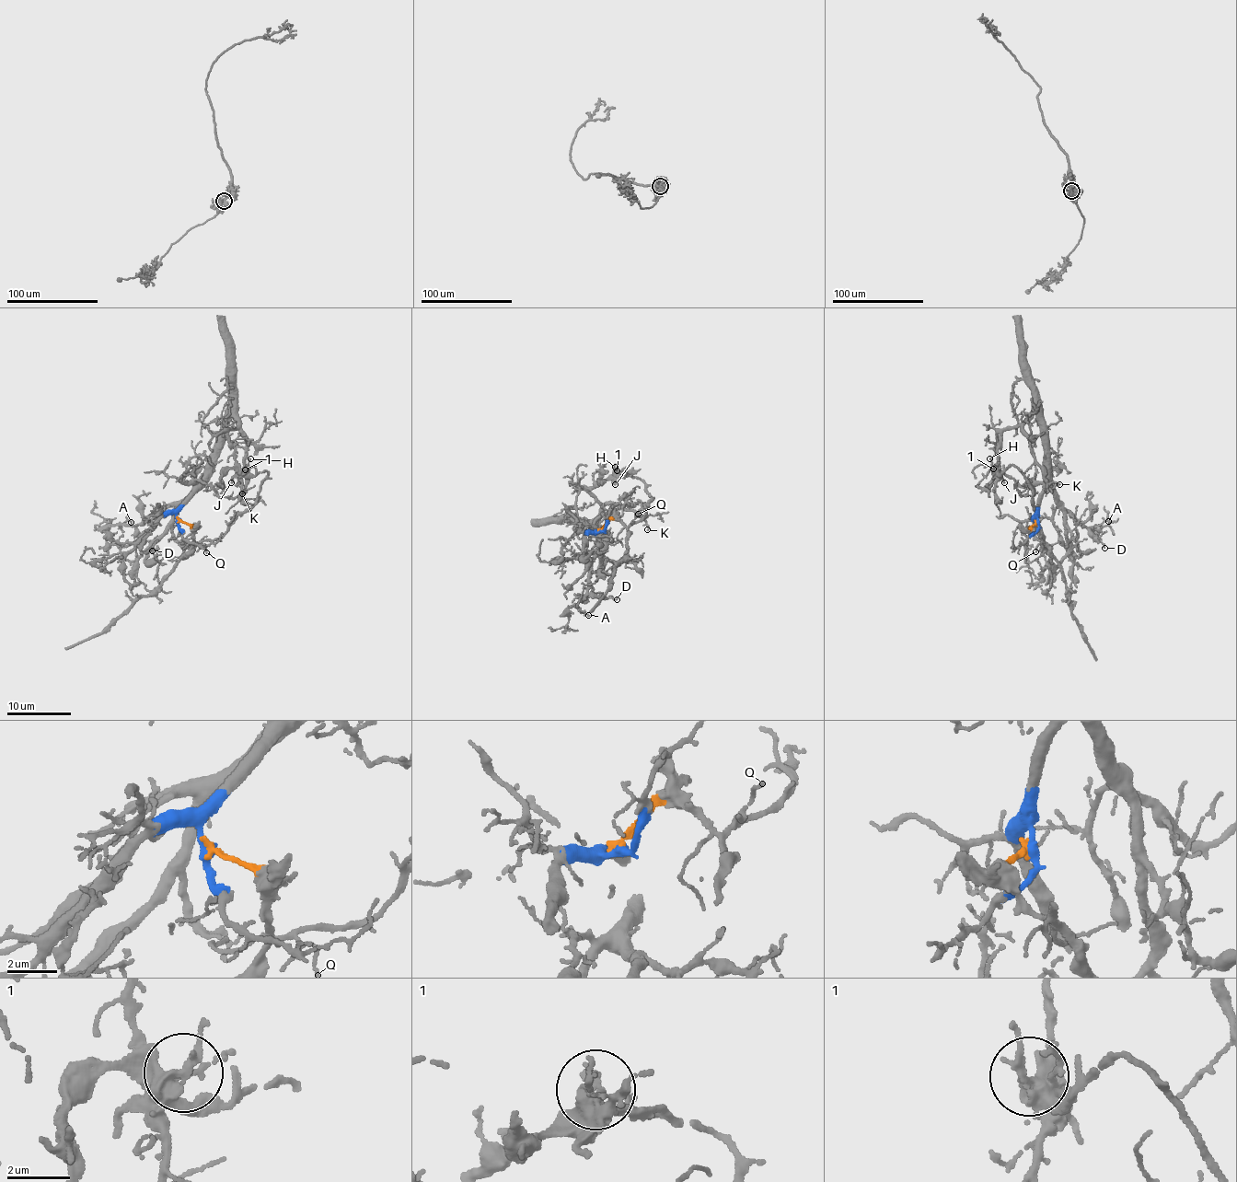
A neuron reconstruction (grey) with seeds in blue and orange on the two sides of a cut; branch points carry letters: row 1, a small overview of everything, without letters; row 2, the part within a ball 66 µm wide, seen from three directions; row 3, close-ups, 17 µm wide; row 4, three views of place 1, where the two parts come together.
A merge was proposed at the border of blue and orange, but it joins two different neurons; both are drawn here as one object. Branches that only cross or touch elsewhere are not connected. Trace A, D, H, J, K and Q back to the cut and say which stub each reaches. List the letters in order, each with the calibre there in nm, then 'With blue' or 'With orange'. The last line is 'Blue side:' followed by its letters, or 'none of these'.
A: Thickness 90 nm. With blue
D: Thickness 110 nm. With blue
H: Thickness 120 nm. With orange
J: Thickness 160 nm. With orange
K: Thickness 100 nm. With blue
Q: Thickness 100 nm. With orange
Blue side: A, D, K

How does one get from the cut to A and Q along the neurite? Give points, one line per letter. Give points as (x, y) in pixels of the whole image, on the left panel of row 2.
A: (178, 519), (176, 510), (195, 492), (154, 513), (137, 526), (122, 525), (127, 520), (131, 522)
Q: (178, 519), (190, 527), (197, 542), (205, 545), (206, 552)

